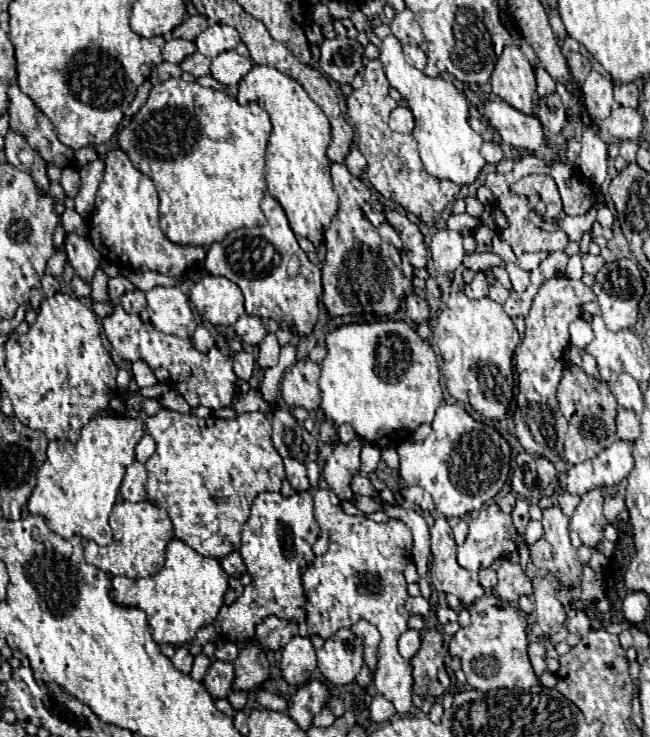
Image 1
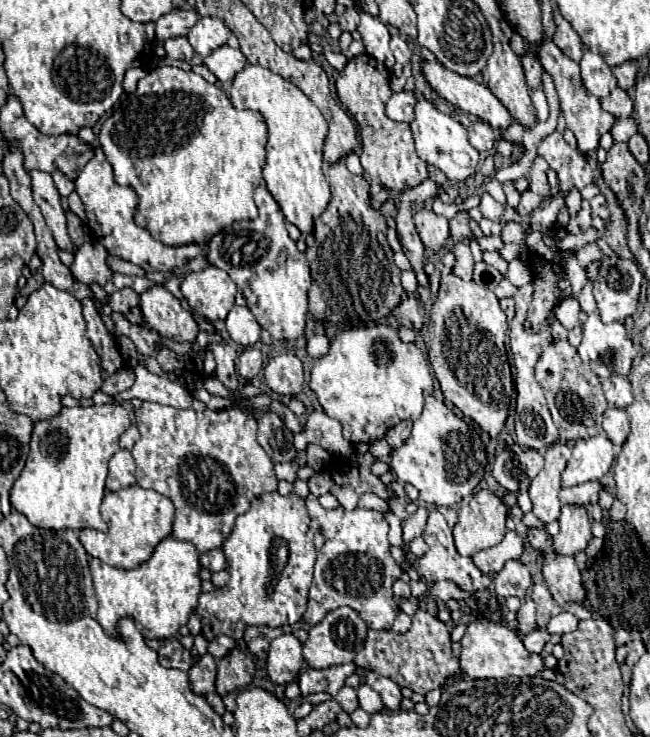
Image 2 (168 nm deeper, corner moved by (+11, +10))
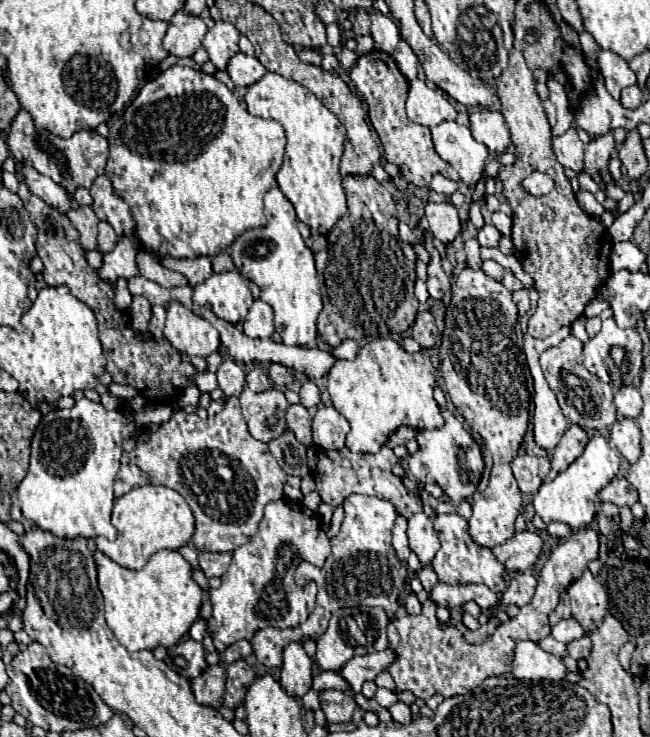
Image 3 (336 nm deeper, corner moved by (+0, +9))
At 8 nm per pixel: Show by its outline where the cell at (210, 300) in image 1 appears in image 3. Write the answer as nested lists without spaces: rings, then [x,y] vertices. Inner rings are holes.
[[[237,270],[211,274],[205,282],[193,288],[193,302],[207,306],[215,316],[237,324],[247,316],[251,304],[249,280],[245,280]]]

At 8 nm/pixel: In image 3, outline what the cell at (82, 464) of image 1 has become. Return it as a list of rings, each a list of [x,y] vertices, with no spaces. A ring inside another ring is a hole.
[[[87,398],[75,402],[69,410],[51,410],[45,414],[35,430],[31,442],[31,466],[23,482],[19,484],[19,502],[25,518],[35,522],[39,528],[59,536],[59,538],[95,538],[105,536],[113,540],[117,536],[111,524],[113,508],[113,480],[119,470],[119,460],[123,454],[123,440],[127,440],[135,428],[143,426],[143,418],[129,410],[105,410],[103,404],[95,404]]]

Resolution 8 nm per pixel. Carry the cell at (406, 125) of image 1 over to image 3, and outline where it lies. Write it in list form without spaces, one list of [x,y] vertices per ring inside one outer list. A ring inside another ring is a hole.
[[[415,80],[409,84],[407,116],[409,120],[431,128],[443,120],[455,120],[457,112],[445,96],[431,90],[423,80]]]

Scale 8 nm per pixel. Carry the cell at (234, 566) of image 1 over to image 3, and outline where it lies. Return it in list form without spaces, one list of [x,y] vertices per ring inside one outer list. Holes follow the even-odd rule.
[[[199,552],[199,566],[205,572],[207,578],[211,576],[223,576],[227,568],[231,566],[231,554],[211,554],[211,552]]]

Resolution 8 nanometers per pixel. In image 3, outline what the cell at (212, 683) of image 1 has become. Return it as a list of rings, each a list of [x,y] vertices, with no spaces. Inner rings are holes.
[[[223,664],[209,666],[199,678],[191,680],[191,688],[199,704],[219,708],[223,704],[221,700],[225,694],[225,666]]]

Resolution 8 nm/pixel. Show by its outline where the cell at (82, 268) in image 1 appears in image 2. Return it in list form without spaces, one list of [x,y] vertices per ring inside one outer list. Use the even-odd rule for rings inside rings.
[[[30,171],[30,179],[32,179],[34,201],[38,203],[42,215],[46,219],[46,225],[50,227],[58,247],[74,253],[76,247],[74,247],[74,243],[68,237],[66,215],[64,215],[64,209],[60,205],[60,193],[56,193],[52,175],[44,173],[44,171]]]

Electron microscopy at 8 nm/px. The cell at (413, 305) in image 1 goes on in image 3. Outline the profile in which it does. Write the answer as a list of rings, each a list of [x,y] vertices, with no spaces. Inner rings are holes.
[[[423,310],[423,312],[417,314],[417,318],[411,326],[411,336],[421,344],[421,348],[435,346],[439,332],[437,332],[437,326],[435,326],[435,318],[429,310]]]

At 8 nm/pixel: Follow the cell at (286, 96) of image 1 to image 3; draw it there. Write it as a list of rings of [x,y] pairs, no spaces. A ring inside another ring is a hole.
[[[267,72],[259,82],[247,86],[245,104],[253,116],[273,118],[285,128],[285,160],[281,170],[277,172],[277,184],[285,198],[295,206],[297,218],[305,222],[313,232],[325,236],[347,212],[339,174],[345,126],[317,100],[311,90],[297,84],[295,80],[287,80],[273,72]]]

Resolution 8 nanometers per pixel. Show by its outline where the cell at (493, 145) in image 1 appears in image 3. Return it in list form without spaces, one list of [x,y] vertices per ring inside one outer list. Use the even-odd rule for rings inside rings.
[[[477,110],[469,116],[473,138],[489,148],[491,154],[503,154],[511,144],[511,134],[503,114],[491,110]]]

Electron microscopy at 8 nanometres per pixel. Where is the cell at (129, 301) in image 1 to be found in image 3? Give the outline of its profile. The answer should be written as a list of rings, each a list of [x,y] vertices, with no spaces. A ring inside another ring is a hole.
[[[133,296],[133,304],[129,308],[131,327],[139,333],[147,331],[147,322],[151,318],[151,304],[143,296]]]

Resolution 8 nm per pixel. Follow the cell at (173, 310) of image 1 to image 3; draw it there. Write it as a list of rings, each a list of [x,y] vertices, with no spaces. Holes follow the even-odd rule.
[[[169,302],[165,320],[165,338],[191,356],[209,356],[219,348],[219,332],[201,316],[195,316],[179,302]]]

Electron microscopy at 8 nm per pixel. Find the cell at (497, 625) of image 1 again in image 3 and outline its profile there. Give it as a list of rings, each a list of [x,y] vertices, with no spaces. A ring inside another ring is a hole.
[[[517,642],[511,676],[519,680],[563,680],[567,674],[561,658],[541,650],[535,642]]]

